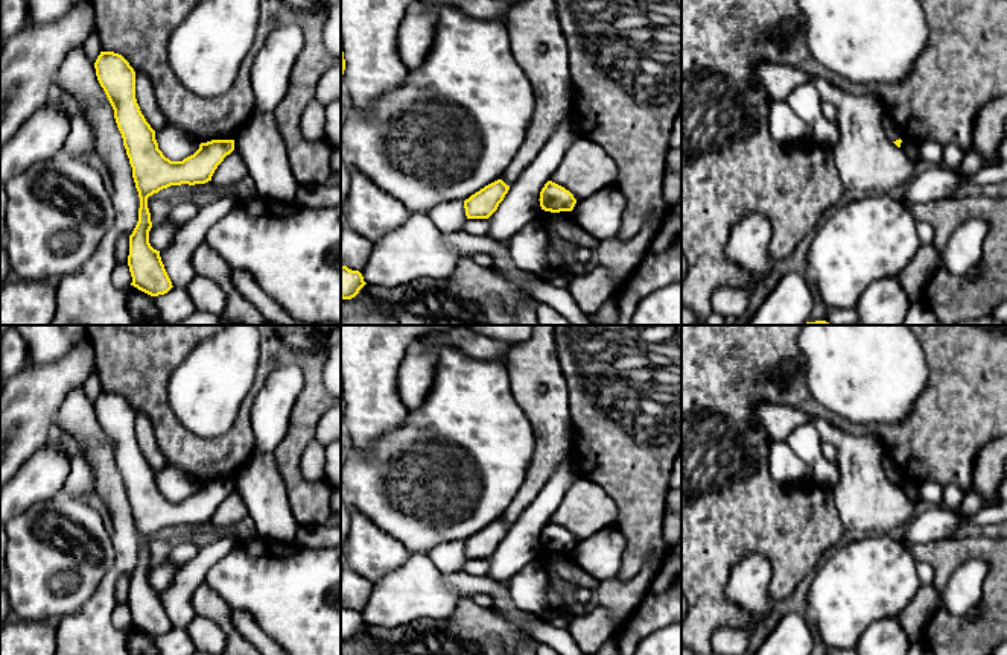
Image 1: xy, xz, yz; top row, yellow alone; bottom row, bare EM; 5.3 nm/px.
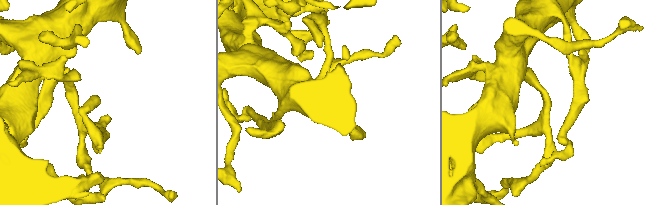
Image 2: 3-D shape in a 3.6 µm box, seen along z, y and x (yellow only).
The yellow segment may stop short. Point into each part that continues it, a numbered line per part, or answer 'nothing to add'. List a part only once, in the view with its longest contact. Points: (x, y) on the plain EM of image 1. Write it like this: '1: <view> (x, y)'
1: xy (259, 484)

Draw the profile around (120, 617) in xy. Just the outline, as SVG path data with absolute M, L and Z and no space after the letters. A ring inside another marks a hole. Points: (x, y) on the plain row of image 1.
M128 602L116 603L113 614L111 614L111 622L120 631L126 631L131 626L132 617L129 612Z

